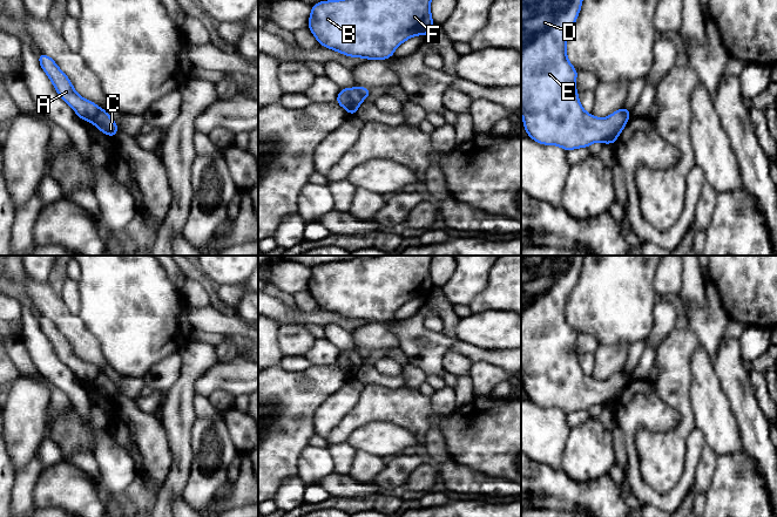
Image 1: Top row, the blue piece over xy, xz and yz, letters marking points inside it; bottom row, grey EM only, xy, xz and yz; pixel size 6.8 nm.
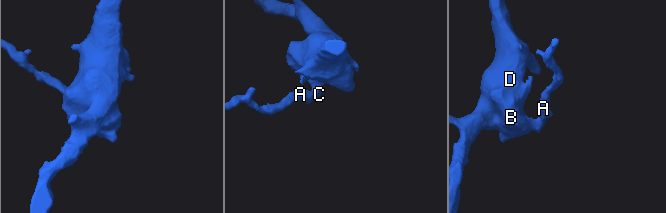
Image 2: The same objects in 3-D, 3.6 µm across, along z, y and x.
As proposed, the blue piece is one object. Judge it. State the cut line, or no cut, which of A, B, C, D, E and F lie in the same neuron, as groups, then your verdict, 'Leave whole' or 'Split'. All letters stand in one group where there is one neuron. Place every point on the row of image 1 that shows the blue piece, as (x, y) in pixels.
Split along xy (100, 109), (90, 121). Groups: A / B C D E F. Split

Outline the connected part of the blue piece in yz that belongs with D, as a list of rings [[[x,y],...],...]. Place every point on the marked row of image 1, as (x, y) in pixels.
[[[521,0],[521,113],[523,129],[535,142],[559,145],[569,151],[588,148],[594,142],[614,144],[630,117],[619,109],[608,117],[599,118],[582,108],[576,90],[579,72],[567,57],[566,43],[570,29],[579,16],[583,0]]]

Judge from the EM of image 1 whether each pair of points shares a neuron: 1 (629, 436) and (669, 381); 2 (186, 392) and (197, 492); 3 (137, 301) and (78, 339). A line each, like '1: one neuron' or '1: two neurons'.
1: two neurons
2: two neurons
3: two neurons

